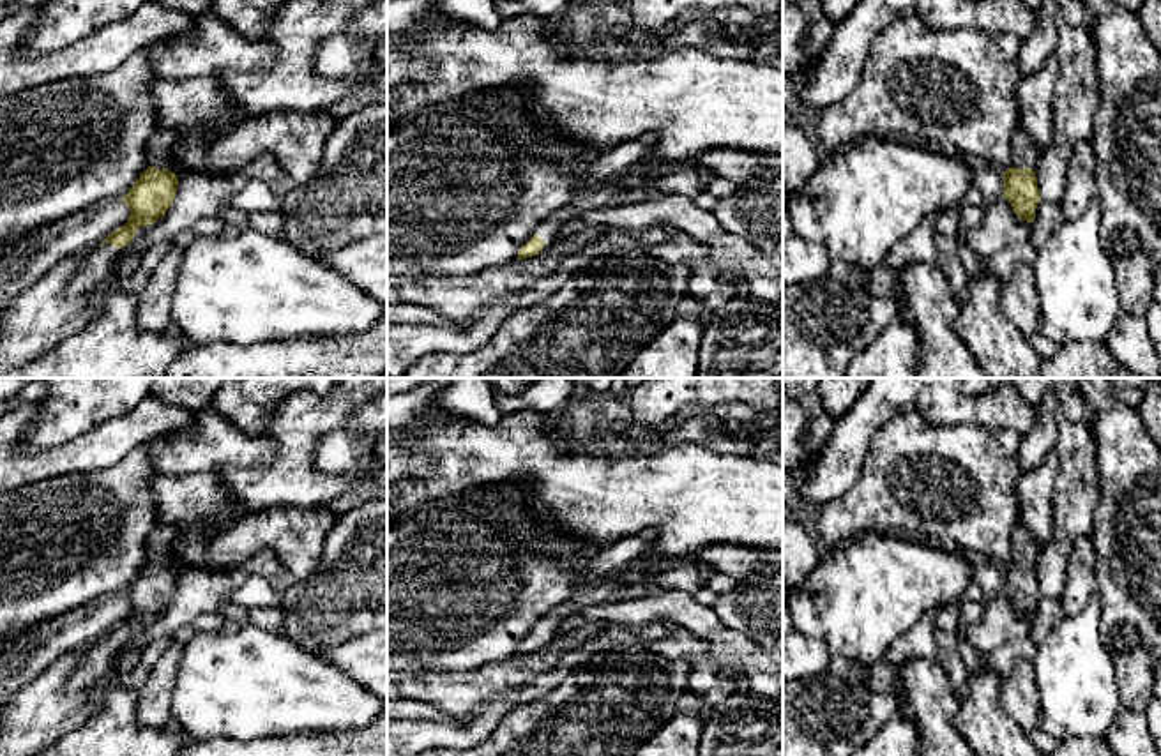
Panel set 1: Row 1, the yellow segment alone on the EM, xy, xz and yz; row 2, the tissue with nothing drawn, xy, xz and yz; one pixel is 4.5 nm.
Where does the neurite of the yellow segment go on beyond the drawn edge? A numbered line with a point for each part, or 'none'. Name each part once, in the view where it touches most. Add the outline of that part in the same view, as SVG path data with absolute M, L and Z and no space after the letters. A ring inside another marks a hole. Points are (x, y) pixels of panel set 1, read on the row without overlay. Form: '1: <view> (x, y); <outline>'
1: xy (98, 661); M108 638L97 639L69 680L69 687L83 689L94 685L104 673L110 671L111 661L120 646L122 645L117 645Z
2: yz (1025, 551); M1016 526L1013 532L1013 549L1014 563L1034 563L1037 556L1037 548L1034 544L1032 533L1025 526Z

